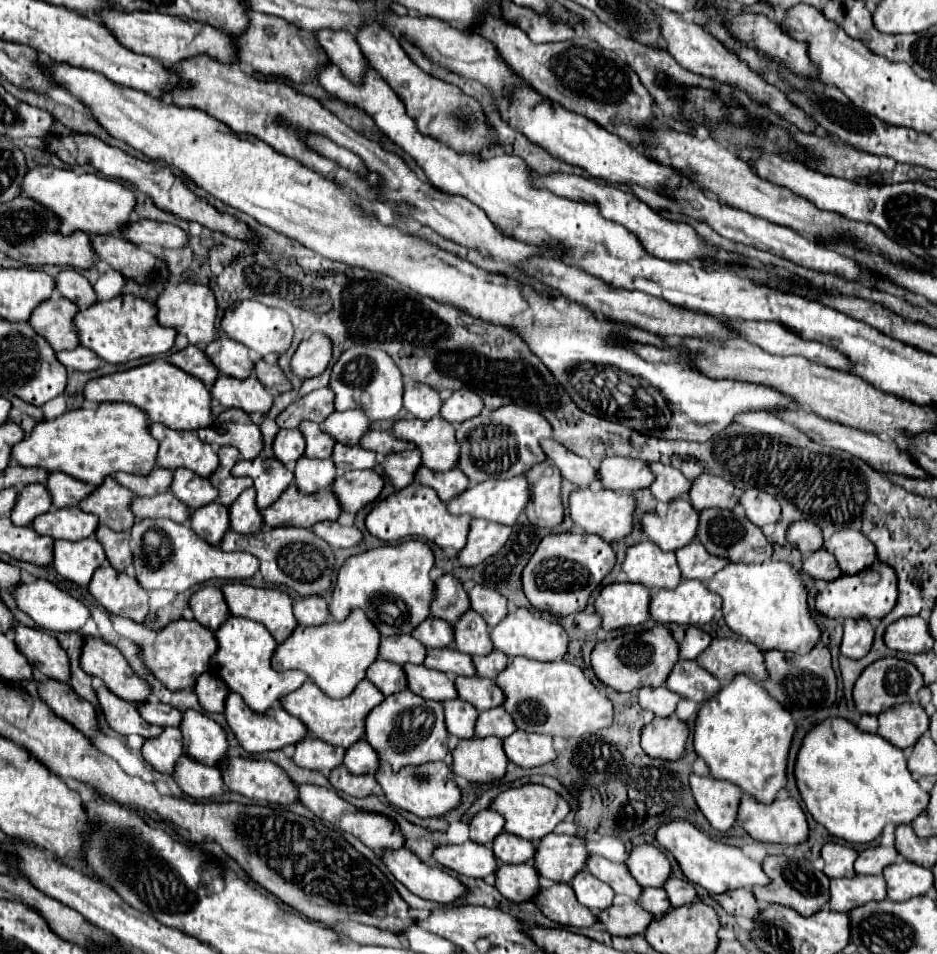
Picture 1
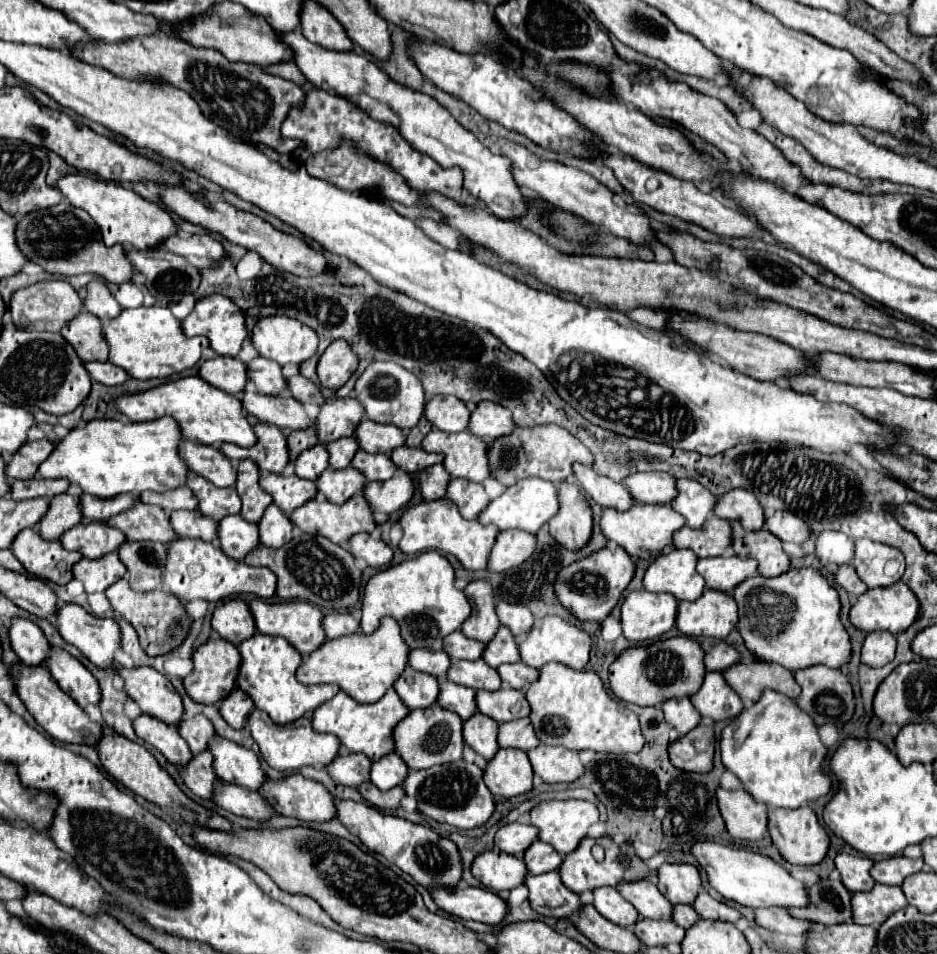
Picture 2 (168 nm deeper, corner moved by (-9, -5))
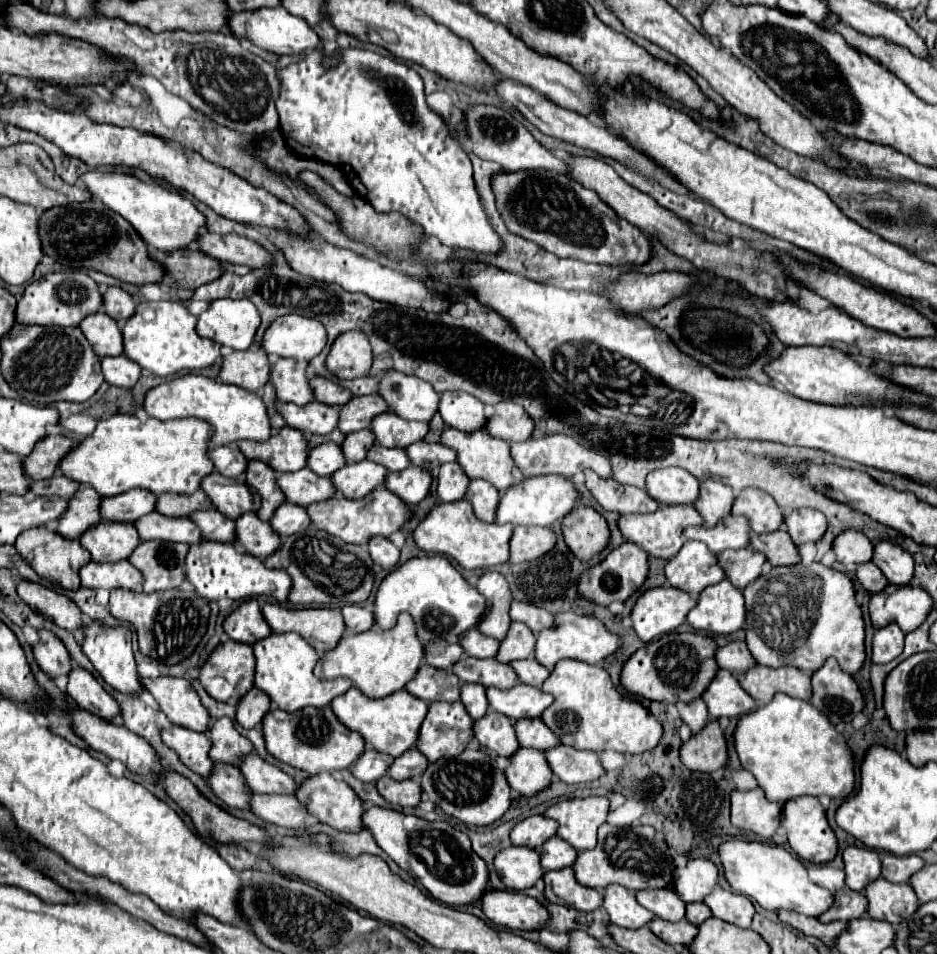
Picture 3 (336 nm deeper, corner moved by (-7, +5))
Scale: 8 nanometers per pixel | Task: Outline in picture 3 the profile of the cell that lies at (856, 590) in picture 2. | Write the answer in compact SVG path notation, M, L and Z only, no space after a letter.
M872 562L858 566L858 578L860 578L862 586L864 586L868 592L872 592L872 594L884 590L886 584L888 584L888 578L886 578L886 576L882 574L882 570L880 570L876 564L872 564Z

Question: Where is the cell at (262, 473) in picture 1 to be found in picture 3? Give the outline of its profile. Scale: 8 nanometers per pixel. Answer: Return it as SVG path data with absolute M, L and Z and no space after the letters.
M310 468L280 474L278 486L282 486L282 492L286 494L288 502L304 506L304 508L314 502L328 500L336 494L332 478L322 478L314 474Z

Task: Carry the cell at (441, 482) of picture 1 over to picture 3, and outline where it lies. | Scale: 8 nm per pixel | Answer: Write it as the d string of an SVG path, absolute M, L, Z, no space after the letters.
M472 480L466 500L472 502L474 514L484 520L484 522L494 522L496 518L496 508L498 508L498 500L500 500L500 492L498 488L494 488L490 482L486 480Z

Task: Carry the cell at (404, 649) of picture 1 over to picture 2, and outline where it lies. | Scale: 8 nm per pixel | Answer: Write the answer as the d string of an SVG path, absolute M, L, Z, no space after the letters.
M416 648L408 652L408 666L412 666L418 672L426 672L426 674L444 678L446 670L450 668L450 658L444 650Z

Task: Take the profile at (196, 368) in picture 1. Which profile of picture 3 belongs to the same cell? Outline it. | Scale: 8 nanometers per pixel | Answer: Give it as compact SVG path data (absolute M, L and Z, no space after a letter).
M252 350L232 352L230 356L224 356L220 380L224 384L234 384L244 390L256 392L258 388L266 386L270 380L268 356Z

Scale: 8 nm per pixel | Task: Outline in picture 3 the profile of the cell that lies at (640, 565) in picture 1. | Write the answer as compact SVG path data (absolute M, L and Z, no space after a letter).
M688 540L666 564L668 584L692 594L694 598L698 598L706 586L722 582L724 576L726 574L718 564L718 556L712 554L702 542Z

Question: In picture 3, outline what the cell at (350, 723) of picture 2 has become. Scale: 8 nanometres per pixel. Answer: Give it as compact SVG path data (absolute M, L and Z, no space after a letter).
M352 686L346 692L346 696L336 698L332 702L332 710L338 714L338 718L344 726L350 726L350 730L358 730L368 746L372 746L378 752L390 754L394 758L402 756L406 750L410 750L418 742L420 726L428 714L428 706L430 706L428 702L408 694L406 690L402 690L398 694L390 694L388 698L372 700L372 698L364 696L356 686Z

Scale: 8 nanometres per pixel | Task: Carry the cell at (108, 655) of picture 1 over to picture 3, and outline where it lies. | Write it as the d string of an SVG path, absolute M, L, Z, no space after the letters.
M164 676L144 680L144 688L156 698L162 712L172 724L196 732L210 730L210 712L204 708L200 696L188 680Z

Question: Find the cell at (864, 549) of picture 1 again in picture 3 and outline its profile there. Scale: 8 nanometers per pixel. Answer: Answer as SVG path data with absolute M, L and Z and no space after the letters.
M876 542L872 562L884 570L890 584L904 586L914 578L914 556L894 542Z

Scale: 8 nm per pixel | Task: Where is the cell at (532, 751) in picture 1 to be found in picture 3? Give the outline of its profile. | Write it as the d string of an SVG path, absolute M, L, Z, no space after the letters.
M556 746L554 750L544 752L548 758L550 768L554 770L554 774L566 782L566 784L586 784L592 780L598 780L606 774L598 754L594 752L578 752L570 746Z

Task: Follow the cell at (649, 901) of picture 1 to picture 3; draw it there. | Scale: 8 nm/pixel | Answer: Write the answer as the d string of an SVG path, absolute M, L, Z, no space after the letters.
M694 902L694 904L686 906L686 920L688 922L700 926L706 918L712 918L712 912L704 902Z

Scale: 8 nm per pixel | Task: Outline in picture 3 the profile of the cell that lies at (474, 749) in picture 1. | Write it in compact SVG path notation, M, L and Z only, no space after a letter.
M520 748L514 758L510 758L506 778L522 796L534 796L552 782L552 768L548 766L546 756L540 750Z

